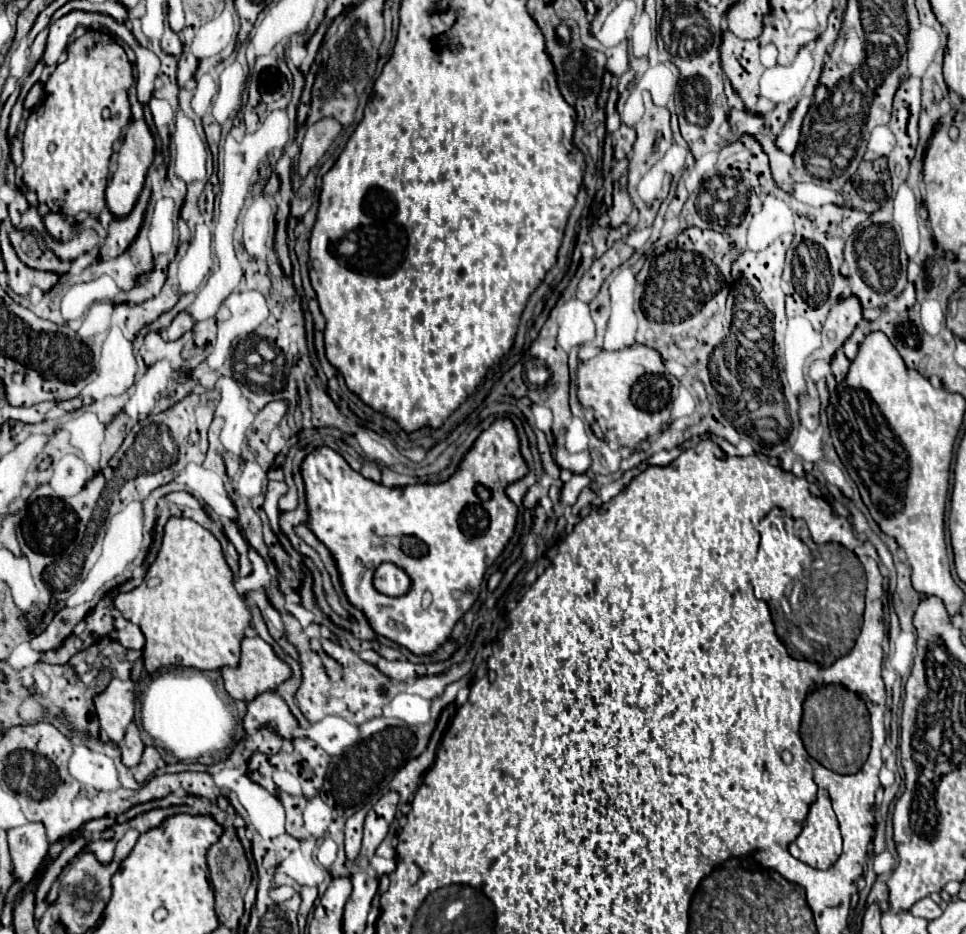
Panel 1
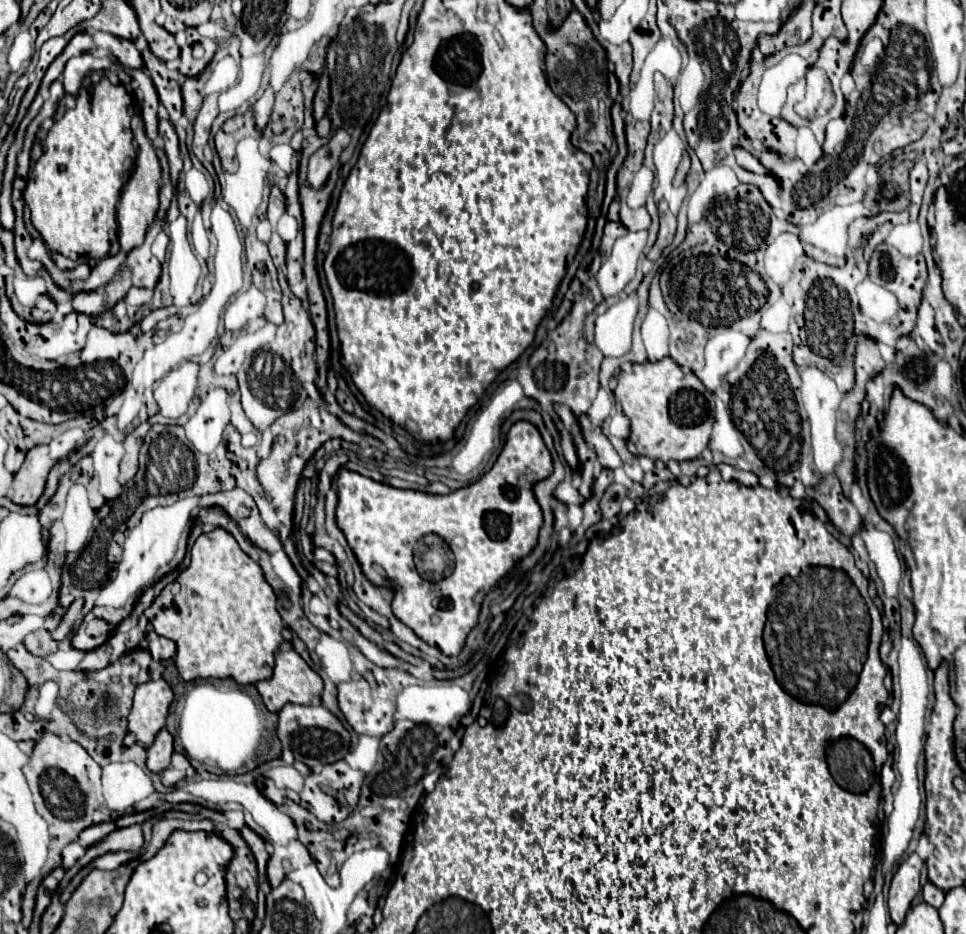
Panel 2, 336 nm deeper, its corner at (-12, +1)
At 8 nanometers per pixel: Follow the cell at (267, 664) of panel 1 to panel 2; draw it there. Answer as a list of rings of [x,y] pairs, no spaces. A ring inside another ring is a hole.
[[[284,647],[276,655],[274,675],[268,681],[256,683],[268,711],[278,713],[286,703],[310,705],[322,695],[322,679],[310,665],[292,649]]]

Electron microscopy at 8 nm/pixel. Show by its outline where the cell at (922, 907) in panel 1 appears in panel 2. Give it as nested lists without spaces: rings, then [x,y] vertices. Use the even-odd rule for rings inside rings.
[[[926,881],[926,885],[922,887],[922,897],[924,897],[926,903],[930,903],[932,907],[938,909],[942,905],[942,901],[944,901],[944,891],[938,889],[938,887],[934,887],[934,883]]]

